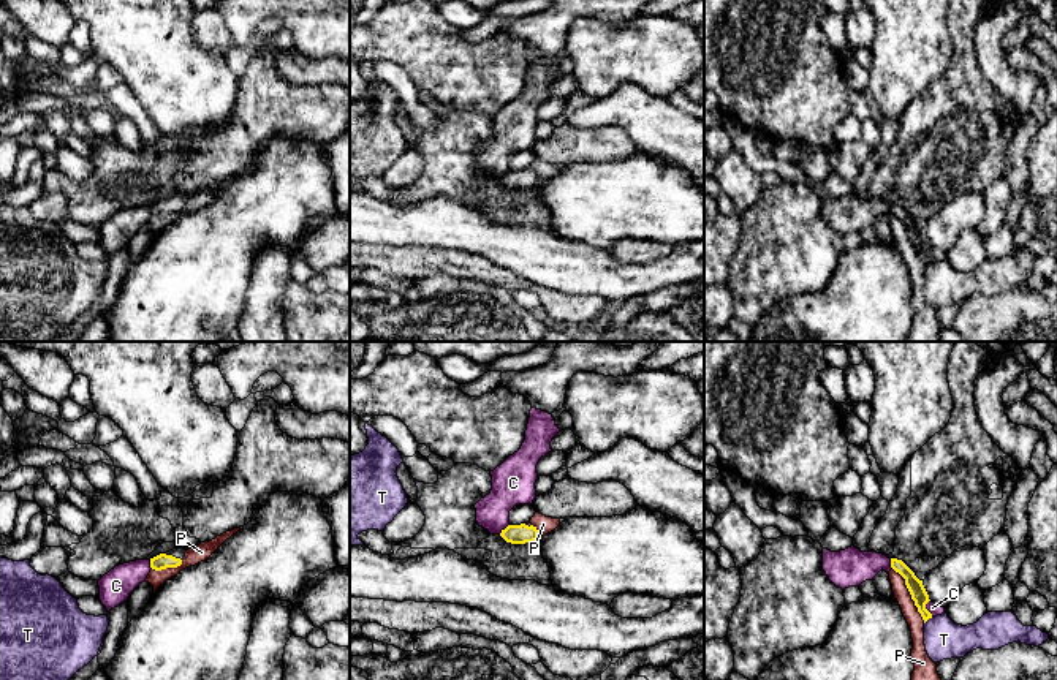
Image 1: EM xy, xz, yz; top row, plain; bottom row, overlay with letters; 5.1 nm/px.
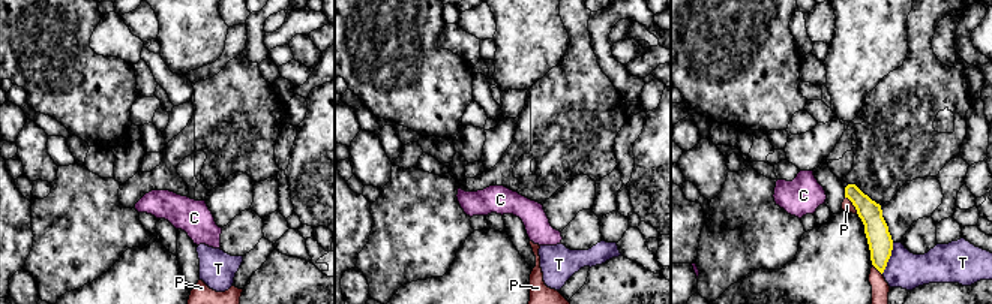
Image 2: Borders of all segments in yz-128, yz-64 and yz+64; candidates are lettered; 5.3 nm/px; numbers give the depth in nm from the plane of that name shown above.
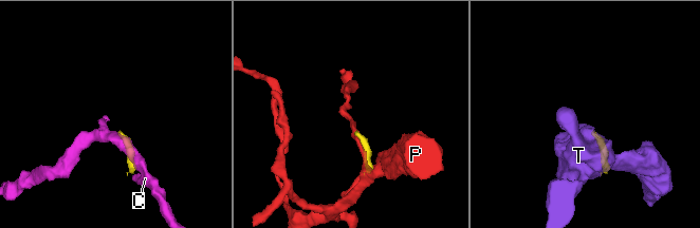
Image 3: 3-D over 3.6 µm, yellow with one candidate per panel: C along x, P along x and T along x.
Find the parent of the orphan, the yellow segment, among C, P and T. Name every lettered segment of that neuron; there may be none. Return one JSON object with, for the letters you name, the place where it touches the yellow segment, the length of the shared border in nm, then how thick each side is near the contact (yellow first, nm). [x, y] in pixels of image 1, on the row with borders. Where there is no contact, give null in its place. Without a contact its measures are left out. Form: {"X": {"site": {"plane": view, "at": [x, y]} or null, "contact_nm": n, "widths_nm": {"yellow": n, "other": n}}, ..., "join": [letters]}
{"join": []}

